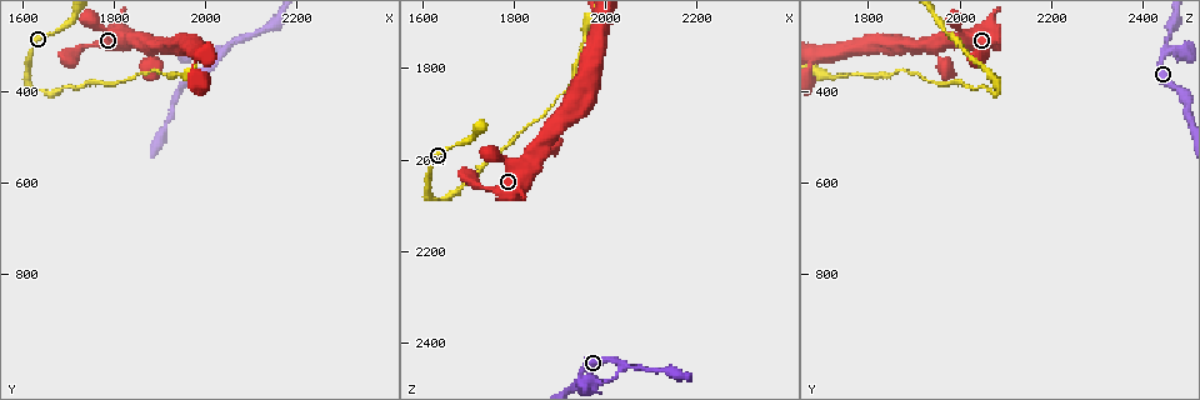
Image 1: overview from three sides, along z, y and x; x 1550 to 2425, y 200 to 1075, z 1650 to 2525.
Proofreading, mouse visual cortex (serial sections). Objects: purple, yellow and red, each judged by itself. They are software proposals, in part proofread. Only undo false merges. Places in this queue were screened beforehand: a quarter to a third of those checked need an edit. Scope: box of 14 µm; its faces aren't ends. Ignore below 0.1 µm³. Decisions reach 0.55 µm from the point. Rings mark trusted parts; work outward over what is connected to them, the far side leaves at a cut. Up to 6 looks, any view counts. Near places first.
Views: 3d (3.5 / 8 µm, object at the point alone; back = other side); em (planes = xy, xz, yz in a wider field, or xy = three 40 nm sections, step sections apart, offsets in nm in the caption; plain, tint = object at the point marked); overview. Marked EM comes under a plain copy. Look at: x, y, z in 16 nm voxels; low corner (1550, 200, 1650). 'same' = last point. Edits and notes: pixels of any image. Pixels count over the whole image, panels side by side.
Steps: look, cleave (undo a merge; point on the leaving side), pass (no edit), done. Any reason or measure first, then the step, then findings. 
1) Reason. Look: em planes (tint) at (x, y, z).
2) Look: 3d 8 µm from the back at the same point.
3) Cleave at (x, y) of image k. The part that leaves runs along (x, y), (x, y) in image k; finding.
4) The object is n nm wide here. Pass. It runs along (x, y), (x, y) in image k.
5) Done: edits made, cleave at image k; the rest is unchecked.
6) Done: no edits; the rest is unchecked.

A narrow waist. Look: 3d 3.5 µm at (1630, 395, 2085).

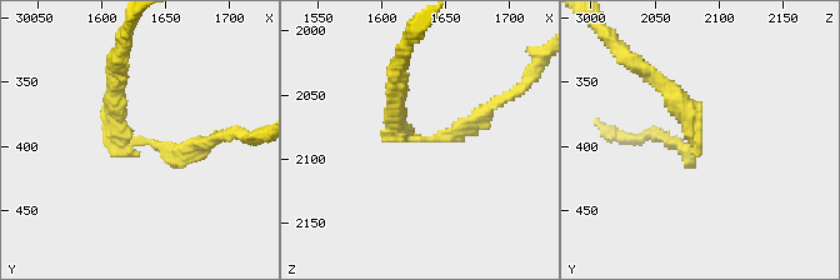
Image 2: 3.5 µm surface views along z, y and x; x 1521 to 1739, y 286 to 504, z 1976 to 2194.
The arms are 150, 250 nm wide; now the EM. Look: em xy step 1 (tint) at (1634, 400, 2084).

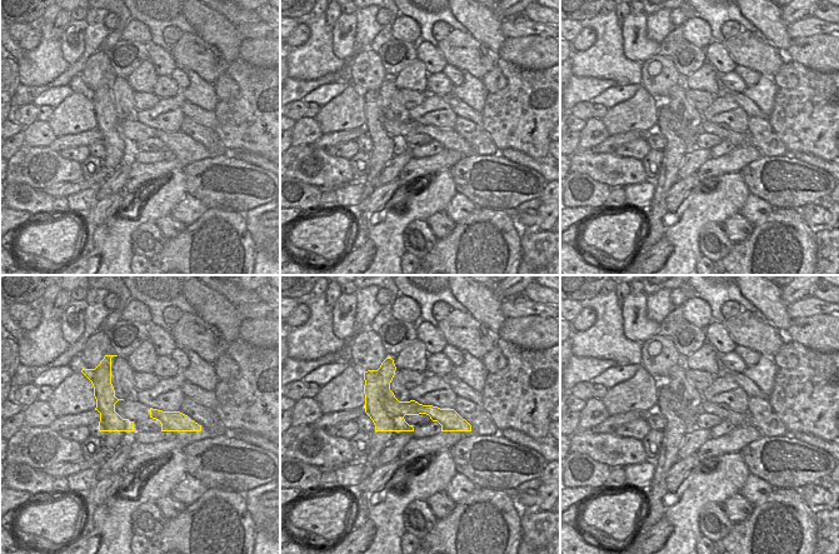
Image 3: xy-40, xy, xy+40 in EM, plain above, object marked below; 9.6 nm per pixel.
The object is 220 nm wide here. Cleave at (465, 125) of image 2. The part that leaves runs along (426, 138), (469, 125), (526, 80) in image 2; a second cell is stuck on.

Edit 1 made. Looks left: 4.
Branch point. Look: 3d 3.5 µm at (1885, 300, 1945).

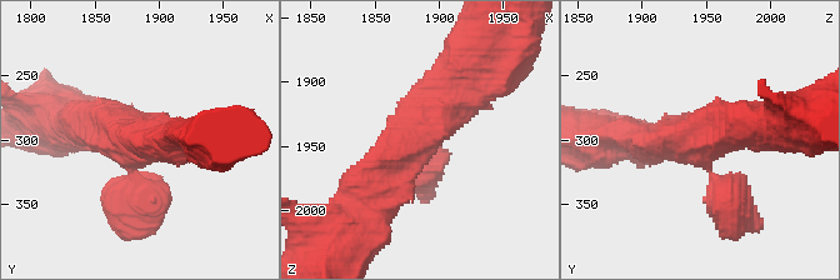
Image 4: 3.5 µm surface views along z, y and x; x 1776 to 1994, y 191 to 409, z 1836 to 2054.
3 arms meet here; the arms are 450, 500, 600 nm wide. Look: em xy step 1 (tint) at (1880, 298, 1942).

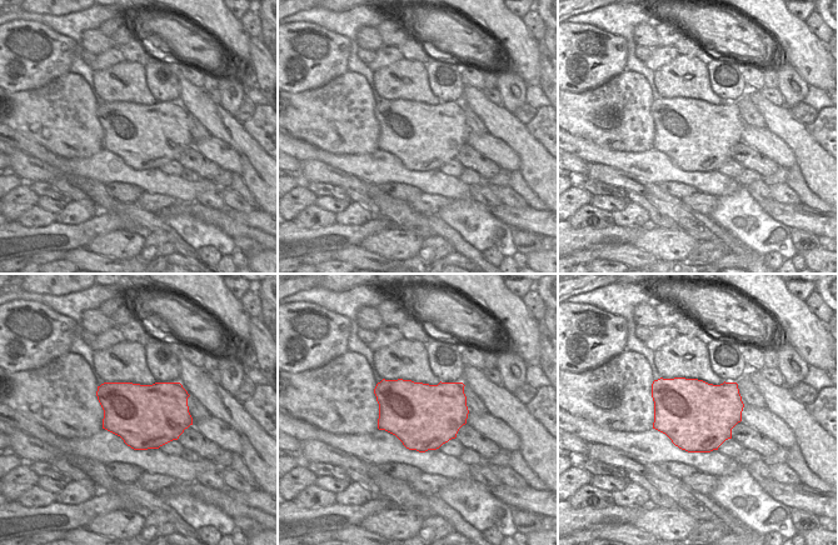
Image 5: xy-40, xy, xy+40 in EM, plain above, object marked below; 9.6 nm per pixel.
Pass. It runs along (369, 205), (384, 166), (476, 78) in image 4; all the same cell.

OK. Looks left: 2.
Arms part here. Look: 3d 3.5 µm at (2040, 320, 2445).

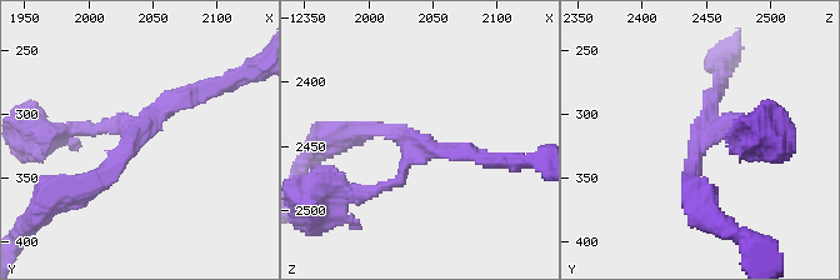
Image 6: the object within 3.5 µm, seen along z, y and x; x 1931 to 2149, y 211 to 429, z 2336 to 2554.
3 arms meet here; the arms are 150, 200, 250 nm wide; shape alone is not enough. Look: em xy step 2 (tint) at (2036, 318, 2446).

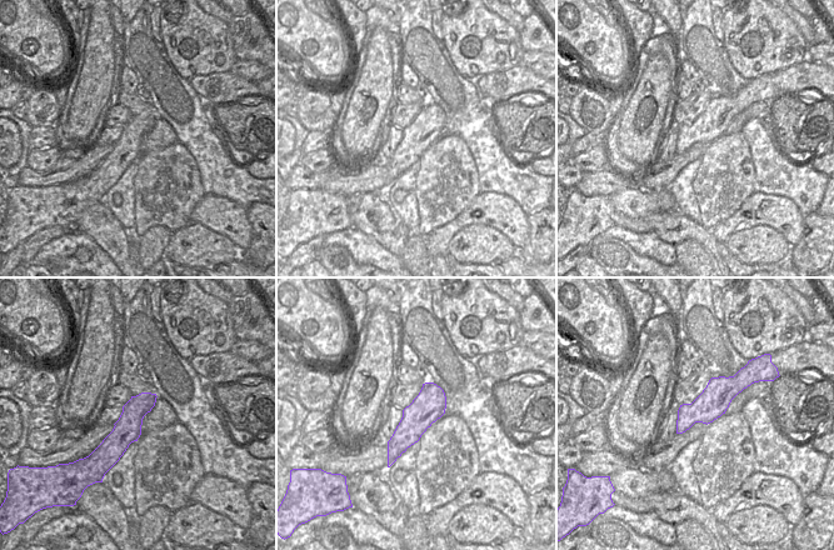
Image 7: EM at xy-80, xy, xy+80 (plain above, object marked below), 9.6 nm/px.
Pass. It runs along (691, 191), (698, 141), (753, 130) in image 6; all the same cell.

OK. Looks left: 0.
Done: edits made, cleave at image 2; the rest is unchecked.

